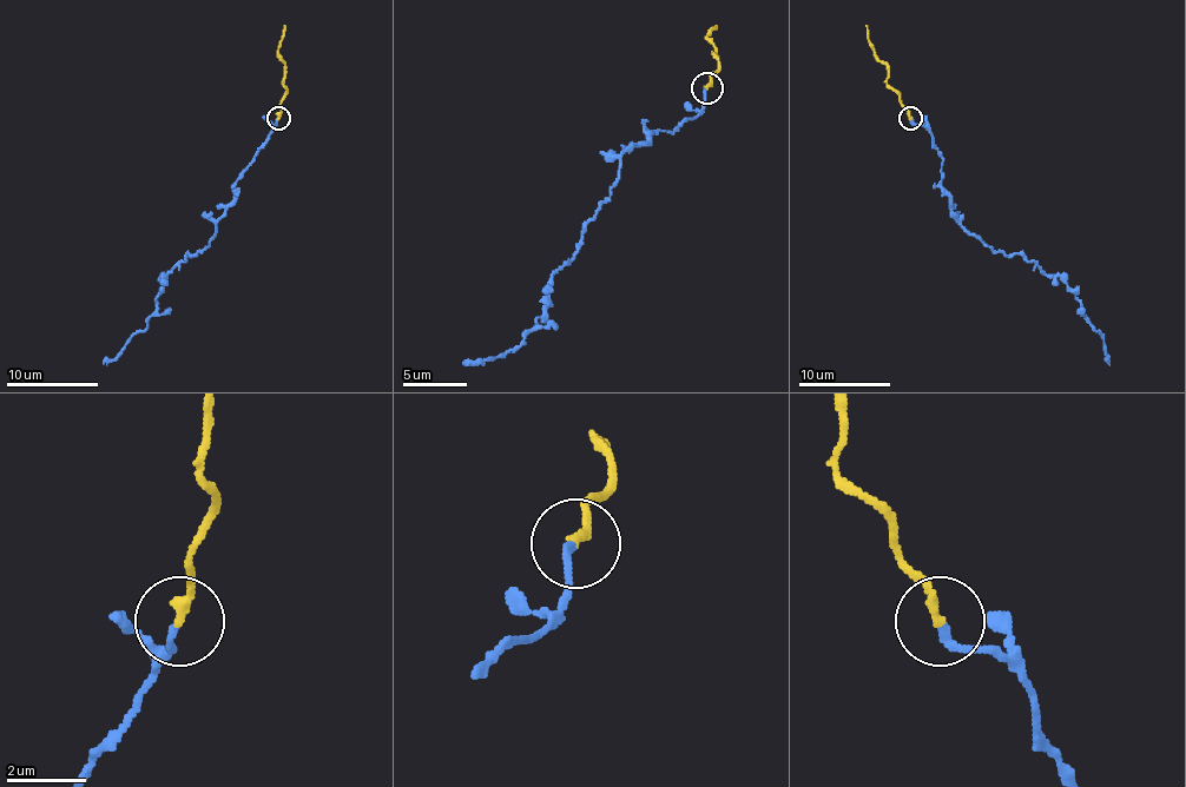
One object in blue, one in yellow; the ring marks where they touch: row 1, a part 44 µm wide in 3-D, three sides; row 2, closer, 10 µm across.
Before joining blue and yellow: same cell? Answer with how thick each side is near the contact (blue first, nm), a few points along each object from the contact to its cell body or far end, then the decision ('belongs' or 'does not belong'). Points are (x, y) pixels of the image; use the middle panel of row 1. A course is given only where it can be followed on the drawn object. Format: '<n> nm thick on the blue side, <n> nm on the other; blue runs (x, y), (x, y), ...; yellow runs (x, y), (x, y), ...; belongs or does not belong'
200 nm thick on the blue side, 240 nm on the other; blue runs (706, 88), (706, 104), (674, 133), (645, 130), (645, 143), (620, 158), (518, 346), (463, 362); yellow runs (706, 88), (719, 57), (706, 38), (716, 25); does not belong

